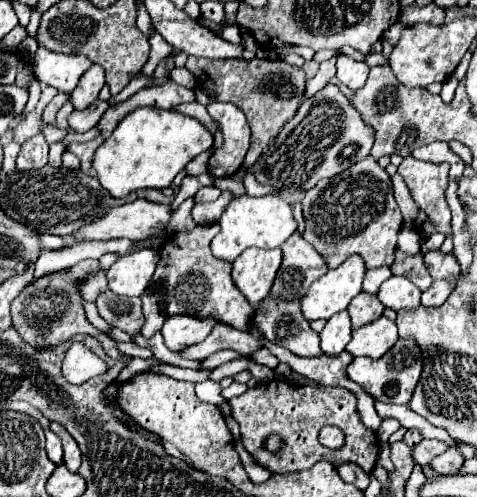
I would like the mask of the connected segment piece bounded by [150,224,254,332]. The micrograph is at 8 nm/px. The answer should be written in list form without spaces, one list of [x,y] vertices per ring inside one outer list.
[[[218,224],[208,226],[194,226],[190,232],[176,232],[168,238],[164,238],[160,246],[160,262],[152,276],[150,286],[162,288],[162,304],[166,316],[186,314],[196,318],[214,318],[216,322],[228,324],[236,330],[250,332],[250,318],[254,314],[254,308],[244,300],[242,292],[238,292],[236,286],[232,286],[232,264],[218,260],[210,252],[210,240],[218,234]]]

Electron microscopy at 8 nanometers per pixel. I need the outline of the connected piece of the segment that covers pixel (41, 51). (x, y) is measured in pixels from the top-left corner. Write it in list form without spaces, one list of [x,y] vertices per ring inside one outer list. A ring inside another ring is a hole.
[[[38,46],[34,74],[42,84],[56,88],[58,92],[72,92],[82,74],[92,66],[86,56],[80,54],[56,54]]]

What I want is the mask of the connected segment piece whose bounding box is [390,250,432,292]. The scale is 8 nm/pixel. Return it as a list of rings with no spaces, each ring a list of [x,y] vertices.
[[[396,250],[396,260],[390,266],[390,270],[392,270],[394,276],[406,276],[408,280],[412,280],[422,292],[428,290],[430,284],[432,284],[432,278],[430,278],[430,274],[426,270],[422,254],[408,256],[408,254]]]

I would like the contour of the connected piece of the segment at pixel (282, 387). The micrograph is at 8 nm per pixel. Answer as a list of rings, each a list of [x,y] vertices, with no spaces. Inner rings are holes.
[[[272,380],[268,384],[260,384],[258,388],[246,390],[242,396],[232,398],[230,402],[232,418],[240,426],[242,444],[256,460],[256,464],[270,470],[270,474],[298,472],[304,468],[312,468],[318,460],[328,460],[330,464],[354,462],[364,472],[372,472],[376,464],[376,434],[370,428],[362,426],[360,414],[356,410],[356,396],[344,388],[326,388],[326,386],[292,386],[286,380]],[[334,424],[340,426],[346,434],[346,444],[340,450],[324,448],[318,442],[318,432],[322,426]],[[280,434],[284,438],[280,456],[272,456],[264,448],[264,436]]]

